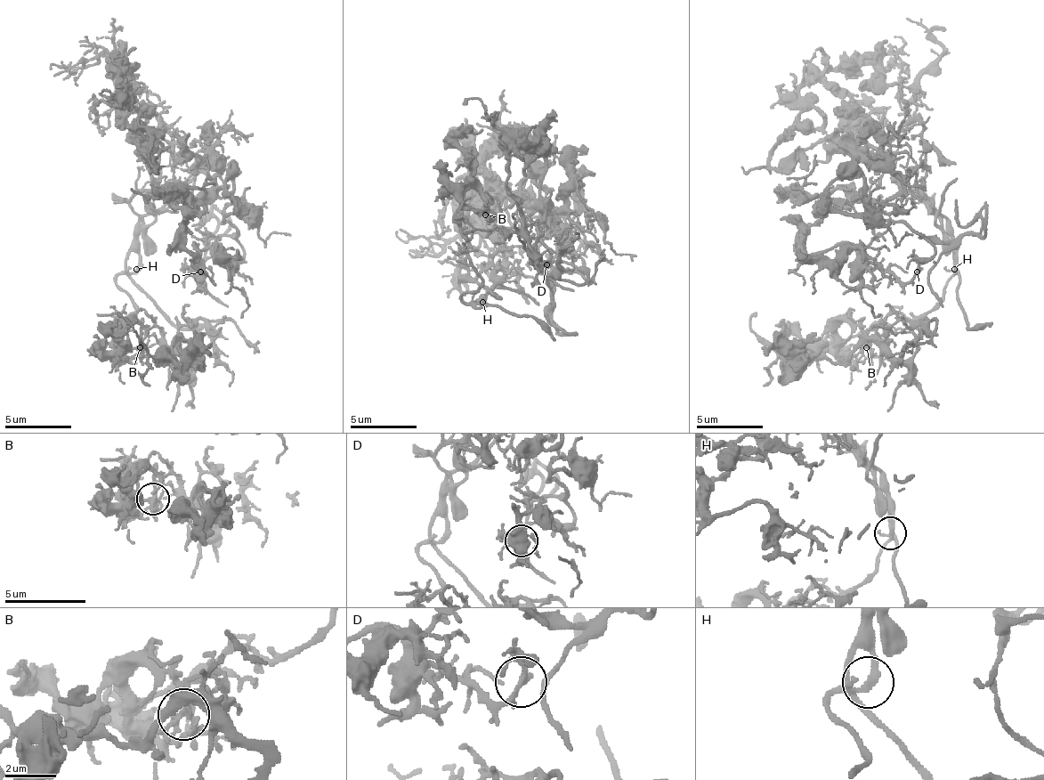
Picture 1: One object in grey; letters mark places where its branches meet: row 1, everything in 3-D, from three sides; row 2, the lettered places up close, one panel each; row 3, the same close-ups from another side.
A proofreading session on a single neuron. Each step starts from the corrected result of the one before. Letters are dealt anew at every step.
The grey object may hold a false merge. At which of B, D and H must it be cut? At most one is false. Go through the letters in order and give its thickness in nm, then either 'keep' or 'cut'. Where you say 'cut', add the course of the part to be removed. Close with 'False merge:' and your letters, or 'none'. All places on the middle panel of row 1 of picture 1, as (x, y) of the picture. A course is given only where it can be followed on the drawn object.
B: 200 nm | keep
D: 190 nm | keep
H: 190 nm | keep
False merge: none

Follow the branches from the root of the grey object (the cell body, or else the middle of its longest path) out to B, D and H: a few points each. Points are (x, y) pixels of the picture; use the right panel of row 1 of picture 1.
B: (920, 199), (950, 239), (953, 275), (930, 312), (880, 318), (863, 335), (867, 351), (880, 354), (867, 348)
D: (920, 199), (880, 152), (870, 178), (884, 166), (900, 189), (863, 255), (903, 281), (917, 272)
H: (920, 199), (936, 215), (940, 228), (950, 239), (950, 248), (957, 255), (957, 264), (953, 268)

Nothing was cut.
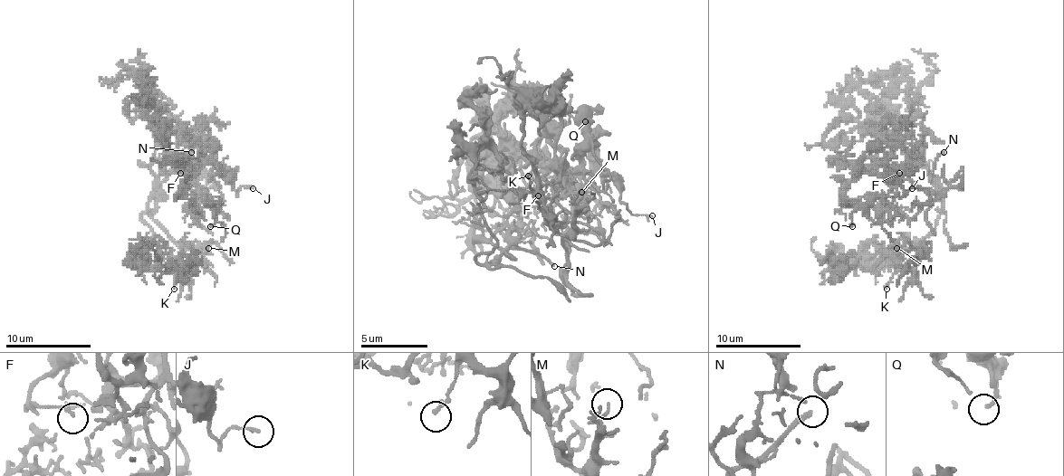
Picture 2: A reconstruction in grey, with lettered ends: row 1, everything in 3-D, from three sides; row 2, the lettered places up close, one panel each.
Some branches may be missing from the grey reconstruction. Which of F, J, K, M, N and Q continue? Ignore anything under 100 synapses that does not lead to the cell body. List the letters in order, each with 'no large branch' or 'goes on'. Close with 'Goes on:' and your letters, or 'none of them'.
F: no large branch
J: no large branch
K: no large branch
M: no large branch
N: goes on
Q: no large branch
Goes on: N

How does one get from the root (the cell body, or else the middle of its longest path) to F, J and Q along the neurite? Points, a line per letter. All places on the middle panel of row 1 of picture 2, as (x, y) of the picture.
F: (508, 229), (514, 212), (511, 195), (518, 188), (534, 192), (534, 178), (518, 168), (511, 185), (538, 195)
J: (508, 229), (511, 195), (534, 192), (541, 138), (571, 168), (595, 172), (591, 138), (618, 198), (652, 215)
Q: (508, 229), (511, 195), (534, 192), (538, 178), (558, 178), (578, 205), (561, 198), (585, 121)

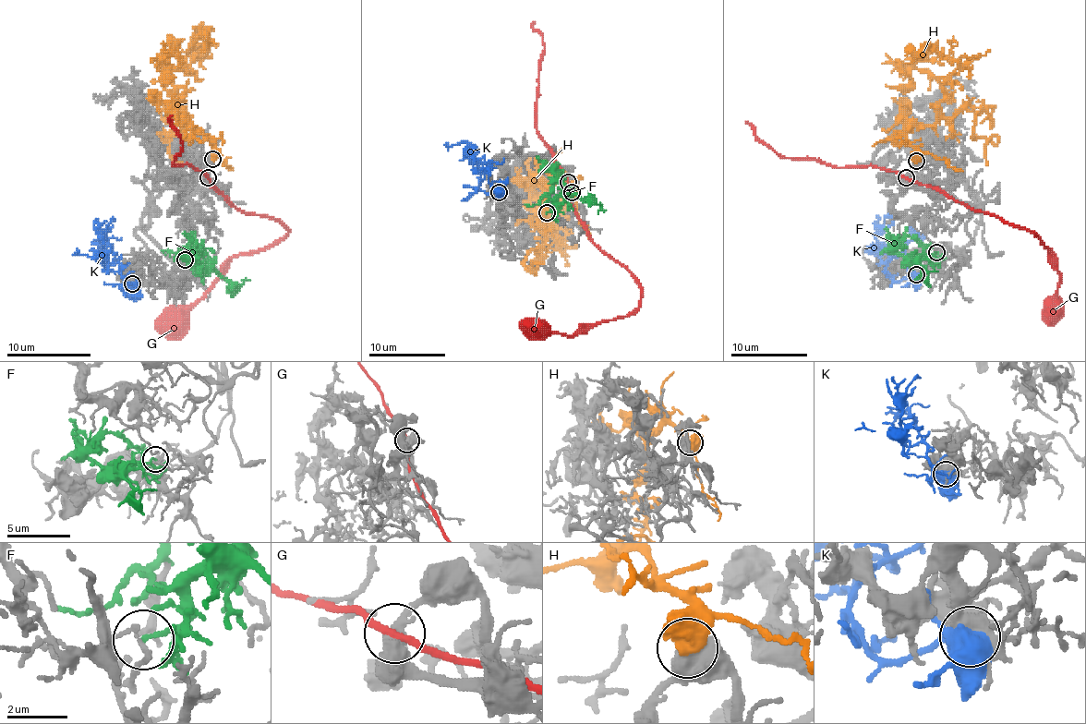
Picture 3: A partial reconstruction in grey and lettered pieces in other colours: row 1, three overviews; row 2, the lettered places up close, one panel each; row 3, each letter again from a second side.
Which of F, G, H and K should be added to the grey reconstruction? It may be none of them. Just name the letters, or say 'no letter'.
H

